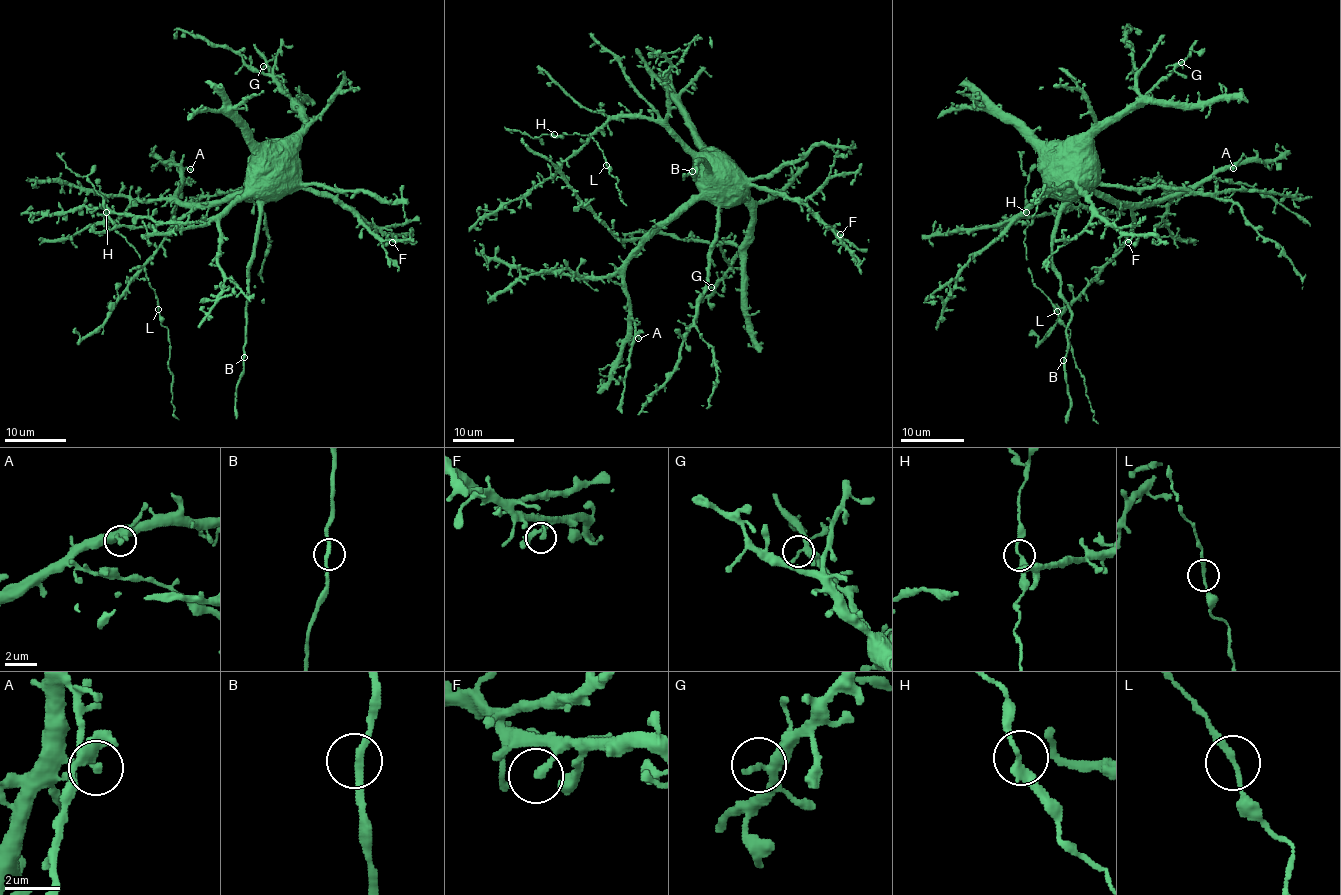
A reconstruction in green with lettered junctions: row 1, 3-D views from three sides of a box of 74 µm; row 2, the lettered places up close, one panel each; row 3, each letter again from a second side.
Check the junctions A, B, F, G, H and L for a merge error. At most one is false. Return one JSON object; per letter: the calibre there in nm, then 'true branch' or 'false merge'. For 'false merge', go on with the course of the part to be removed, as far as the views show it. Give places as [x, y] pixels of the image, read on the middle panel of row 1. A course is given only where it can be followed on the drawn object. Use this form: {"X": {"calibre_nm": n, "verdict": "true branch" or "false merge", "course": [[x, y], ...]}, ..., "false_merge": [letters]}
{"A": {"calibre_nm": 240, "verdict": "true branch"}, "B": {"calibre_nm": 240, "verdict": "true branch"}, "F": {"calibre_nm": 280, "verdict": "true branch"}, "G": {"calibre_nm": 280, "verdict": "true branch"}, "H": {"calibre_nm": 280, "verdict": "true branch"}, "L": {"calibre_nm": 200, "verdict": "true branch"}, "false_merge": []}

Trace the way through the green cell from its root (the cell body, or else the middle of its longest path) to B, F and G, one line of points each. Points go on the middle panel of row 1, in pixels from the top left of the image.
B: (732, 168), (732, 165), (714, 165), (708, 170), (700, 160), (694, 179), (692, 171)
F: (732, 168), (757, 188), (805, 202), (840, 234)
G: (732, 168), (748, 191), (751, 233), (734, 264), (711, 287)

